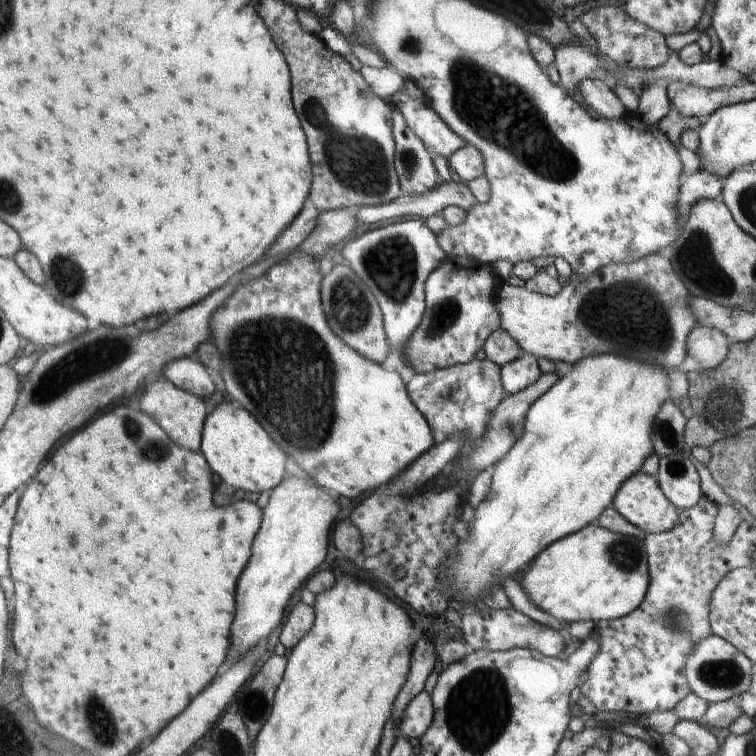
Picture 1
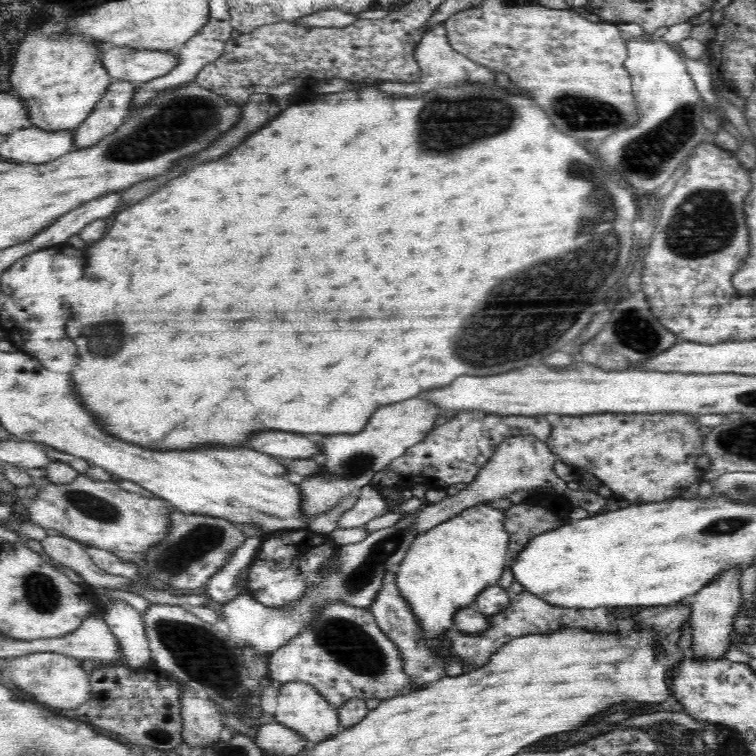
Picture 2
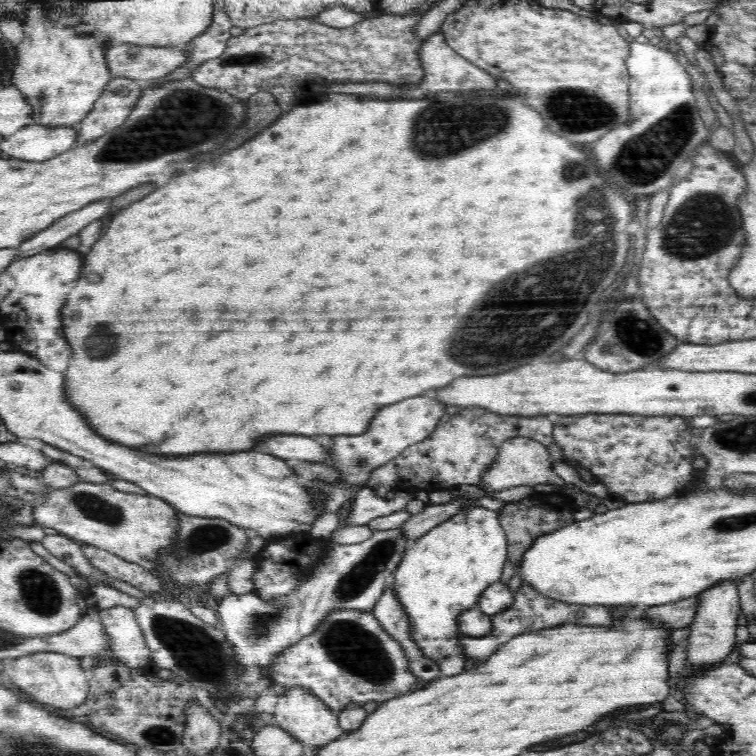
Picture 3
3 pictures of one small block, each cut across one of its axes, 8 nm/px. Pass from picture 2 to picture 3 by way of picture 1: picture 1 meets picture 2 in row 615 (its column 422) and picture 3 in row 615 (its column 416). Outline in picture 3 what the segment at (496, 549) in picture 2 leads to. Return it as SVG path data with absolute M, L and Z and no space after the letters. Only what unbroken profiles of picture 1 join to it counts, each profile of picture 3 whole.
M468 508L464 512L452 516L442 524L429 530L424 536L412 541L393 573L391 582L394 593L410 619L412 639L422 648L428 658L436 660L442 668L444 676L456 676L464 670L466 658L458 648L458 618L464 610L476 608L480 595L496 581L500 581L508 552L507 533L500 524L499 512L488 508Z

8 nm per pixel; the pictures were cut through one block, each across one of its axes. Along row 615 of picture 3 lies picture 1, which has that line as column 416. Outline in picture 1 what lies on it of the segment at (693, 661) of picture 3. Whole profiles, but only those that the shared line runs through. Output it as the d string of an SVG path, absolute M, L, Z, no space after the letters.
M421 690L410 704L406 704L406 710L400 720L399 732L407 739L422 738L434 720L434 705L429 693Z

